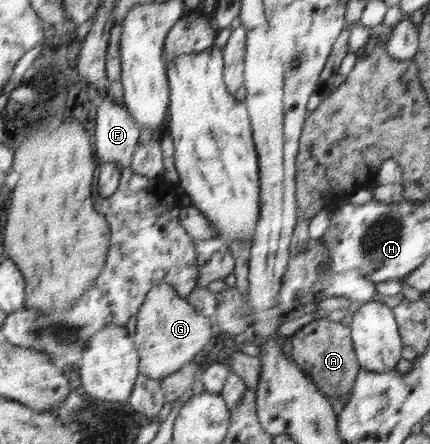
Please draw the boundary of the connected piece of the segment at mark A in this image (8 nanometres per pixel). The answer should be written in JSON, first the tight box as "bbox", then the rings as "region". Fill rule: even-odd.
{"bbox":[292,318,360,403],"region":[[[327,318],[313,320],[293,335],[292,360],[312,378],[318,390],[338,403],[350,393],[360,371],[351,339],[350,324],[330,321]]]}

